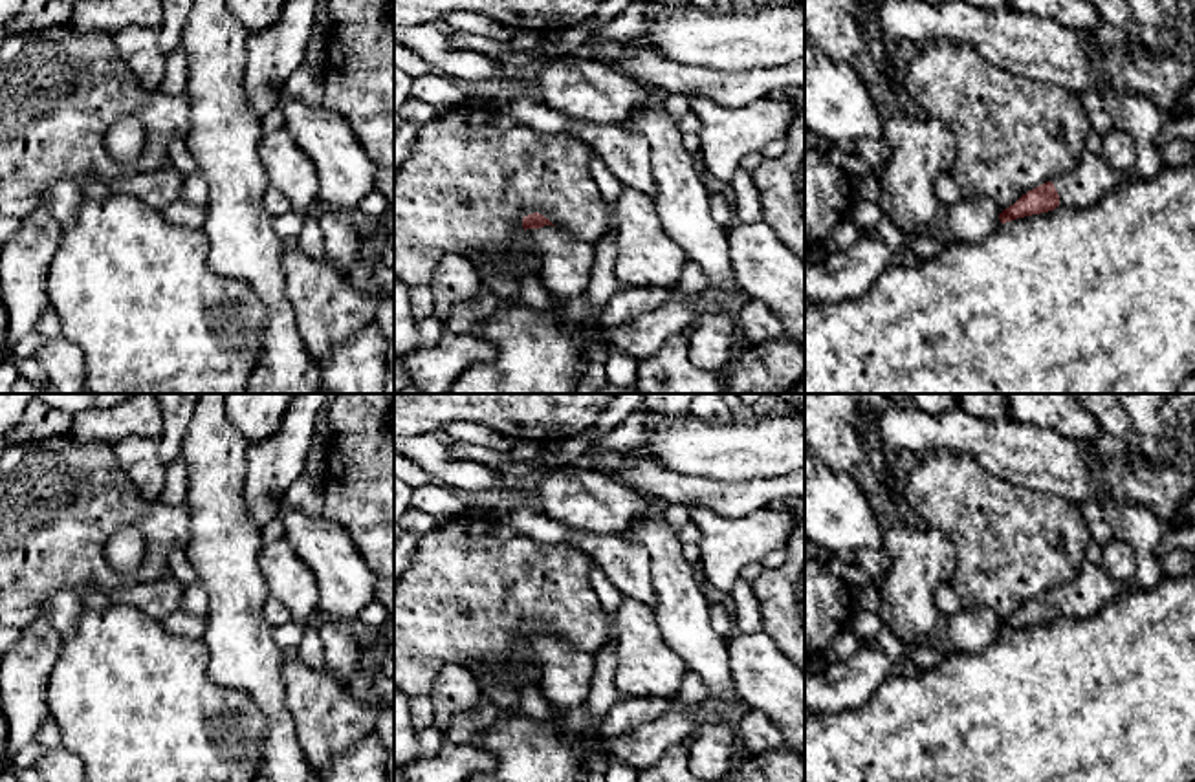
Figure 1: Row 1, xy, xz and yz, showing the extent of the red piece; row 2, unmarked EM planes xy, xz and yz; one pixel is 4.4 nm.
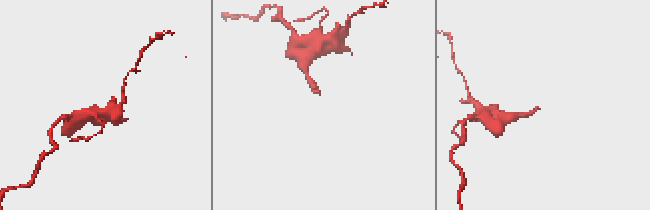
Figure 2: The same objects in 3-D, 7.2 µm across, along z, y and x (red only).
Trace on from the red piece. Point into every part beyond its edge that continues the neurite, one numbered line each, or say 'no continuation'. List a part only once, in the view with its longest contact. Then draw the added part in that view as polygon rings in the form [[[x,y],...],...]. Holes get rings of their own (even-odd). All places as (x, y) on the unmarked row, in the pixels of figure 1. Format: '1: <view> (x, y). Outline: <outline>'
1: xz (565, 674). Outline: [[[554,635],[526,639],[521,650],[539,668],[537,687],[563,712],[587,703],[594,678],[594,654],[572,648]]]

